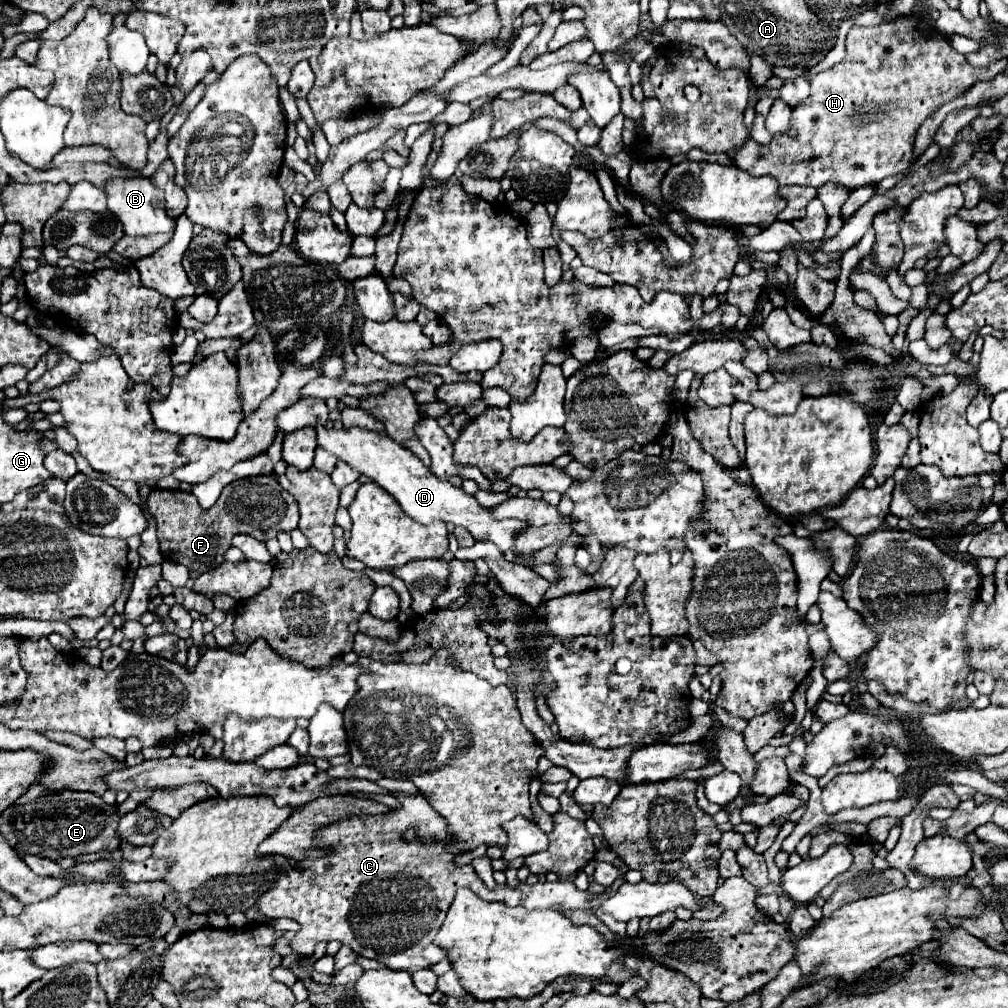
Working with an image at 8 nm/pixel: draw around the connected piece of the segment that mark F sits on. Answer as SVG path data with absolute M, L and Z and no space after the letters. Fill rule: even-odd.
M246 477L224 487L220 501L212 509L200 509L196 497L186 491L162 491L154 489L146 501L140 501L138 485L134 481L116 481L114 487L124 491L126 497L136 501L144 511L148 511L156 521L160 551L164 559L182 563L190 569L190 577L198 577L224 561L232 537L246 533L258 541L268 541L280 531L290 533L298 527L298 505L294 497L280 487L276 477Z

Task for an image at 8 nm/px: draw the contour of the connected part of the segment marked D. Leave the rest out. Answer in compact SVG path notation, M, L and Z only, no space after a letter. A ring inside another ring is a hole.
M324 425L316 427L318 431L318 445L330 453L334 453L340 461L348 463L358 473L366 475L370 481L378 483L386 489L410 515L414 521L428 525L432 521L450 521L454 525L466 527L474 539L478 541L492 541L502 553L514 547L514 541L520 533L528 529L526 521L520 519L492 519L490 509L482 507L474 495L466 495L462 487L454 487L448 481L440 481L430 467L426 467L412 451L396 445L388 435L380 435L376 431L366 431L360 427L342 427L342 429L328 429Z

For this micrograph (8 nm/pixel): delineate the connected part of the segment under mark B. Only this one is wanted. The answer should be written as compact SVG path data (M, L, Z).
M112 177L104 183L108 209L122 221L126 235L148 235L148 231L174 231L174 221L164 211L164 193L148 177Z

